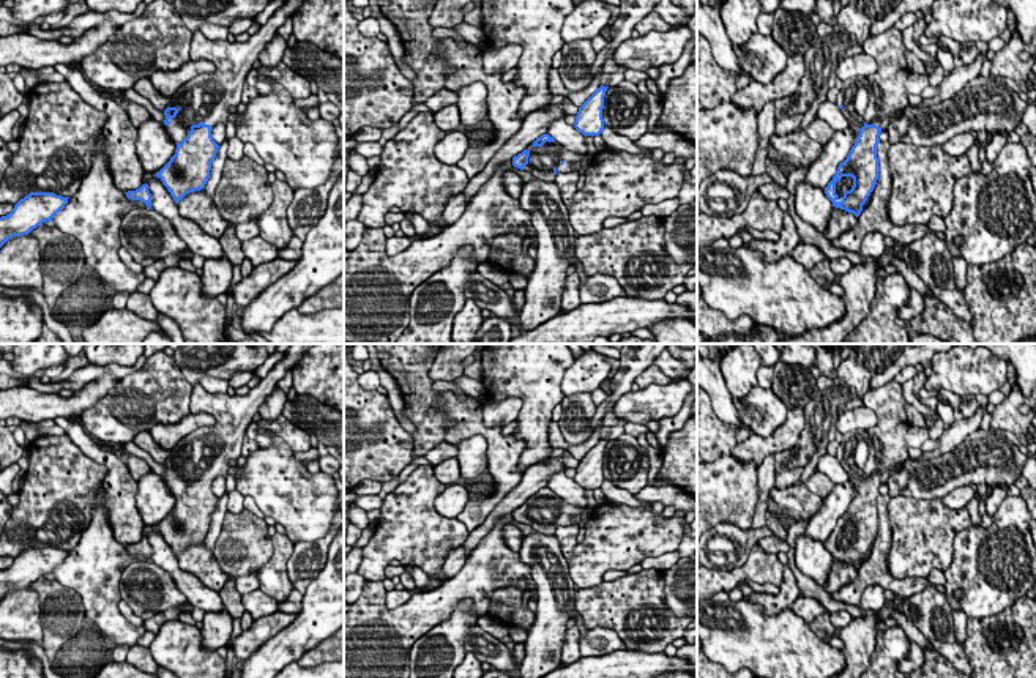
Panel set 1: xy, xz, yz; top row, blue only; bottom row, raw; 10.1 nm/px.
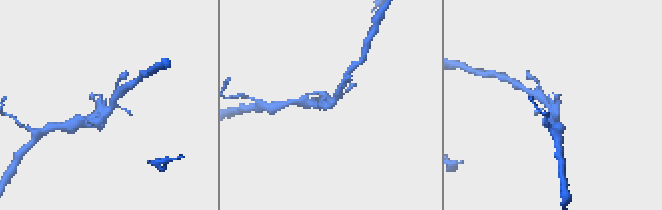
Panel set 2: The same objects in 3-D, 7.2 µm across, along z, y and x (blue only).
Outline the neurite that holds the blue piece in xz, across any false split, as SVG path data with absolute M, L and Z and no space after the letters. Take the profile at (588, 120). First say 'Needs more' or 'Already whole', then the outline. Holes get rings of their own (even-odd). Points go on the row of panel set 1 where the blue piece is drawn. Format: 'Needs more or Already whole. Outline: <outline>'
Already whole. Outline: M601 85L580 107L574 128L587 136L599 136L604 129L604 96L609 87Z

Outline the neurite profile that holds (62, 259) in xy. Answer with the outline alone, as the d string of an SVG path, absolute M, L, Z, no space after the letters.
M41 224L30 235L39 243L41 293L52 311L60 295L84 278L85 255L80 241L57 227Z

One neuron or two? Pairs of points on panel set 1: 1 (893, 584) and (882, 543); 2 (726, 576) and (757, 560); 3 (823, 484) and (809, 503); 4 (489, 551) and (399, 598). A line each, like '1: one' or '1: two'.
1: one
2: one
3: two
4: two

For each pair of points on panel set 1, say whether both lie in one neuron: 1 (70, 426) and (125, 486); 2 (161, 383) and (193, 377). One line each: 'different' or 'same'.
1: same
2: different

